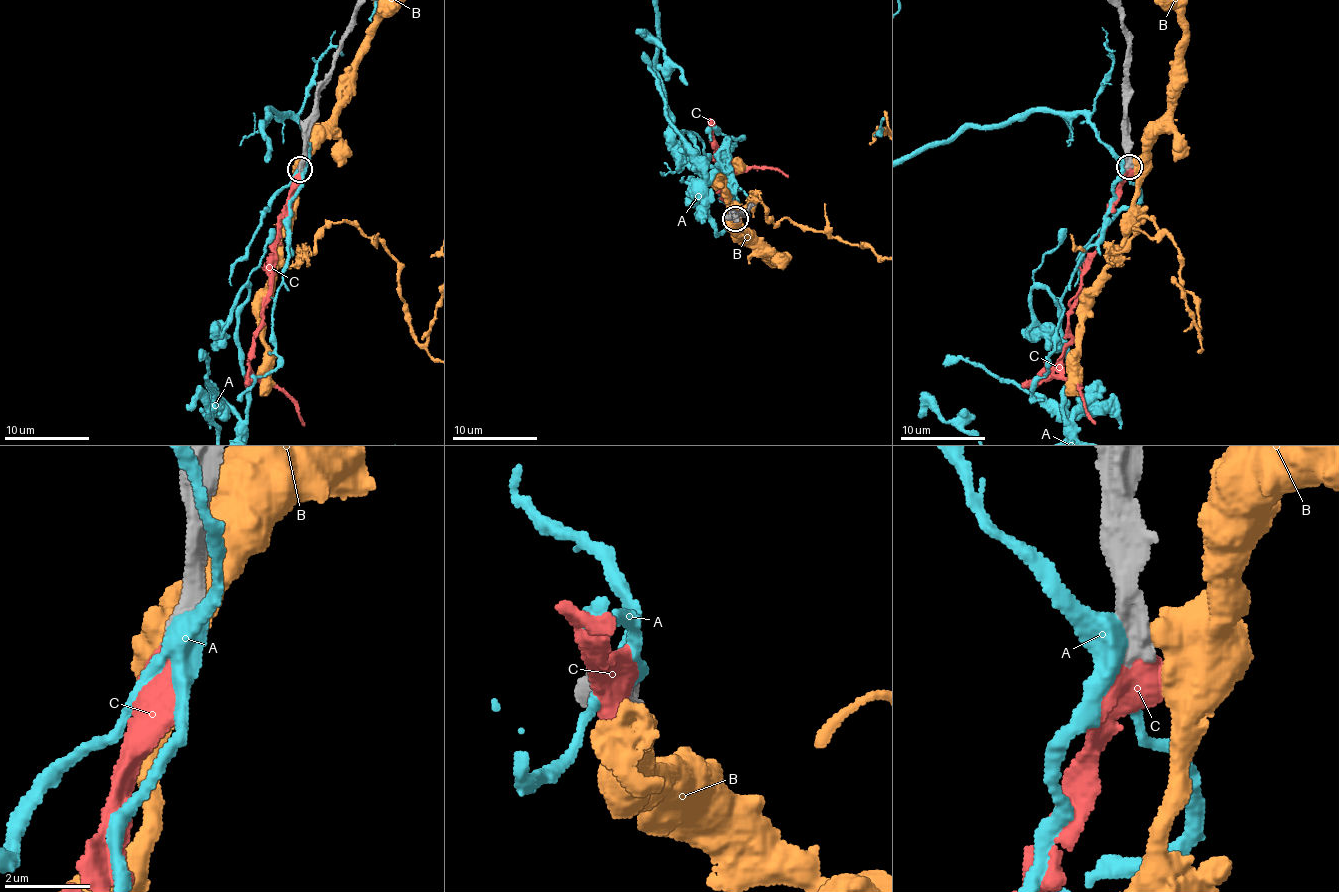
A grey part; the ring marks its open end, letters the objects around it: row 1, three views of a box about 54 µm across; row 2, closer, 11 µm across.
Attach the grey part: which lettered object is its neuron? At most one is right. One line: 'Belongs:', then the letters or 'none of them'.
Belongs: C

